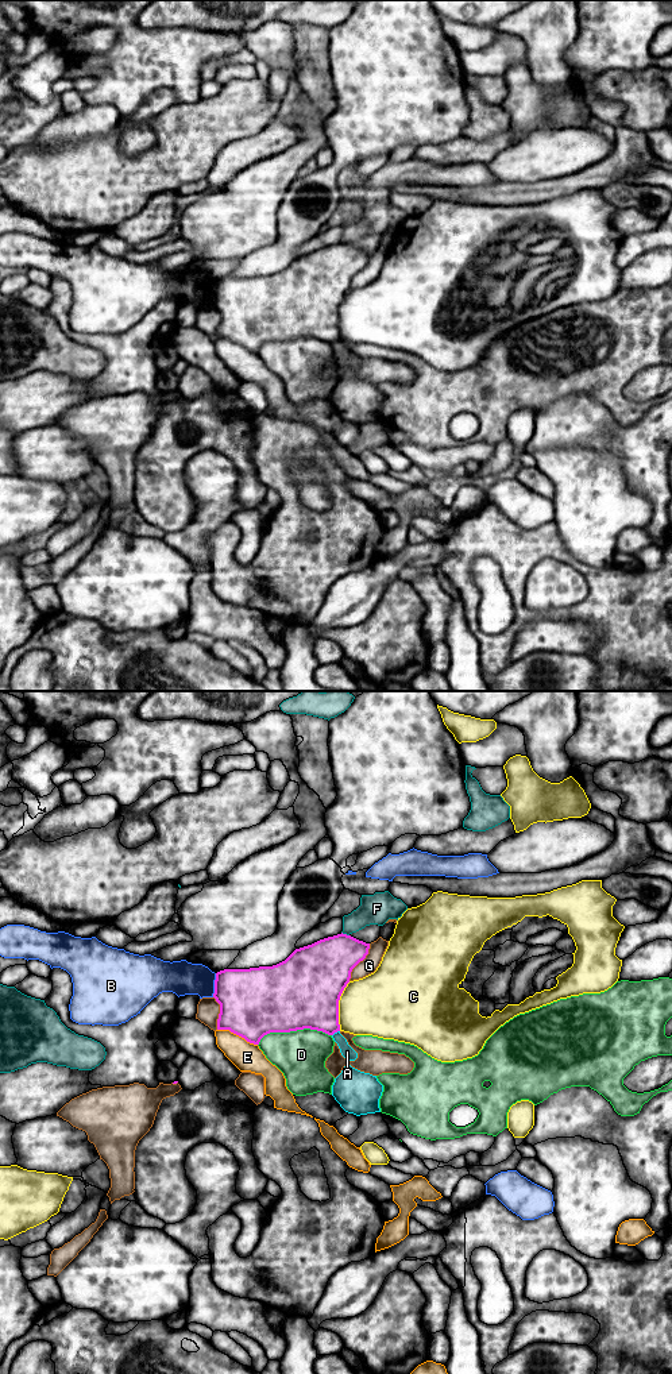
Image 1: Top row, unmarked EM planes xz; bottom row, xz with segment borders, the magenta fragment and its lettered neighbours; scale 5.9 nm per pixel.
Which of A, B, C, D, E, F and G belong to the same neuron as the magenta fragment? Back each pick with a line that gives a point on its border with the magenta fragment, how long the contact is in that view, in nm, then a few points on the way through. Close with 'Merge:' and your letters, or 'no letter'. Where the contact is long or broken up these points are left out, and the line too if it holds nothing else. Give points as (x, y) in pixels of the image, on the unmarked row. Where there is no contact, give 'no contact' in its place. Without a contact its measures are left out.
Merge: no letter

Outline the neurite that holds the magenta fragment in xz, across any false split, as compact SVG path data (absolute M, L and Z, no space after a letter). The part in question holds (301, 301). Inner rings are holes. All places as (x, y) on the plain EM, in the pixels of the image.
M341 242L296 258L285 270L273 275L217 281L213 302L220 313L217 339L229 339L254 354L259 354L270 341L304 337L333 344L340 340L340 305L349 292L352 278L366 267L368 258L370 252Z

